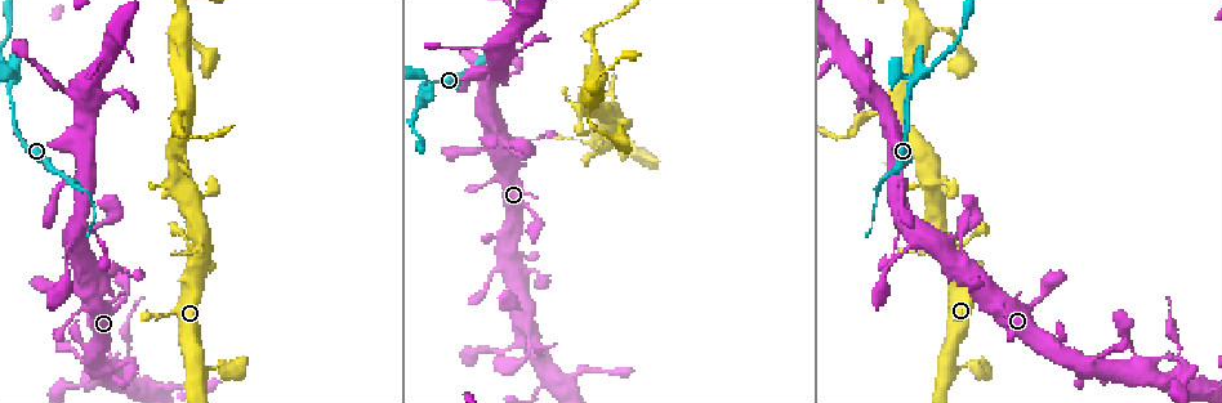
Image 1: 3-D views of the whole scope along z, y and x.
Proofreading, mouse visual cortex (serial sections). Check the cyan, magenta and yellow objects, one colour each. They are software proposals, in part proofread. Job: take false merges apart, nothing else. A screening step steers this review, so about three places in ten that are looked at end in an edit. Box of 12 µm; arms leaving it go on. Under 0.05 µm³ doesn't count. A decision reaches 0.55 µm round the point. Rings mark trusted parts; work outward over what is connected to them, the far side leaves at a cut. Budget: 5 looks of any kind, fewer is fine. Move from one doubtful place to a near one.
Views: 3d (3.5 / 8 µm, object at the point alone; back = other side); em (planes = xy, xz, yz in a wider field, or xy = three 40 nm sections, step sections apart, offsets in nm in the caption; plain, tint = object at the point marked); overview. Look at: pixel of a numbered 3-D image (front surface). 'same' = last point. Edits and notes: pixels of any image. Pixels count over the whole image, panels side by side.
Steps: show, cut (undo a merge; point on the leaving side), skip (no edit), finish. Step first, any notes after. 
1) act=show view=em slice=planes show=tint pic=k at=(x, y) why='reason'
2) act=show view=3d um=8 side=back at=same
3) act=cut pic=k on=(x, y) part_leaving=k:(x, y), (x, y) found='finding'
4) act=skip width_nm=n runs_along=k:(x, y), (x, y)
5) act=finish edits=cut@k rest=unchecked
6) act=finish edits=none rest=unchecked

act=show view=3d um=8 pic=1 at=(184, 113) why='branch point'

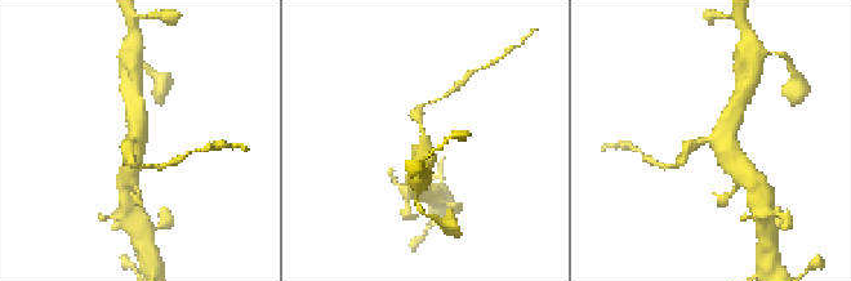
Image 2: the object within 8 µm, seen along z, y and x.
act=show view=em slice=planes show=tint pic=2 at=(719, 138) arms=3 arm_widths_nm=200,500,600 why='now the EM'

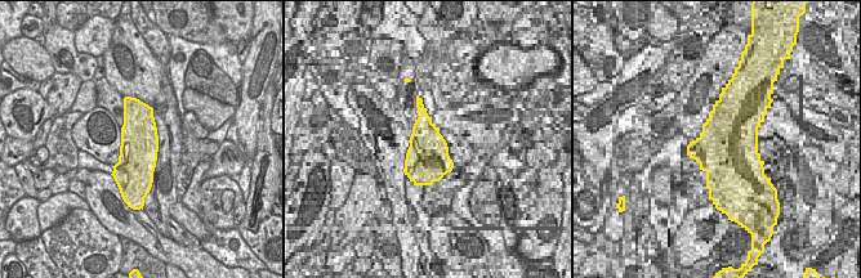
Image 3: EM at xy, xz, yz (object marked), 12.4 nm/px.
act=skip width_nm=480 runs_along=2:(125, 173), (134, 155), (136, 106) found='continuous, no second cell'

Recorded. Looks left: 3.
act=show view=3d um=3.5 side=back pic=1 at=(898, 230) why='sudden change in width'

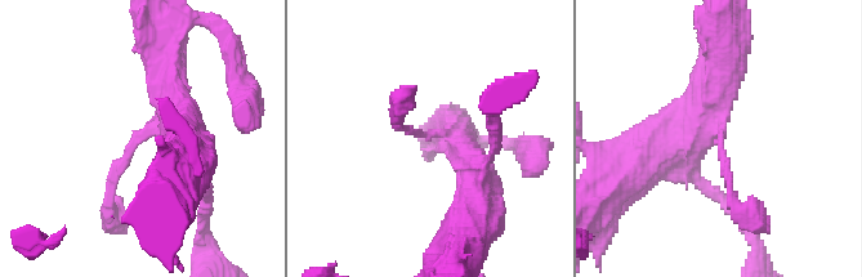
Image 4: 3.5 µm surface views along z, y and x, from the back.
act=show view=em slice=xy step=3 show=plain pic=4 at=(143, 131) why='now the EM'

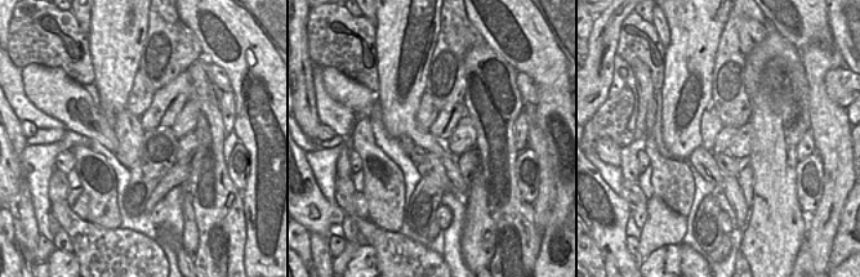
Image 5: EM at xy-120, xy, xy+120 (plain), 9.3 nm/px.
act=show view=em slice=xy step=3 show=tint at=same

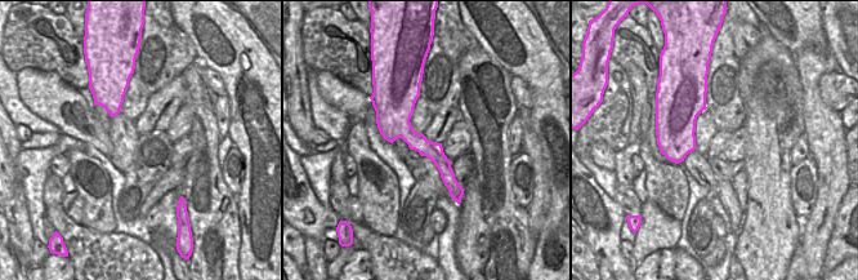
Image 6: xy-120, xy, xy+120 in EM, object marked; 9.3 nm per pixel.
act=skip runs_along=4:(478, 186), (443, 133), (396, 123) found='all the same cell'

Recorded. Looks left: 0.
act=finish edits=none rest=unchecked

